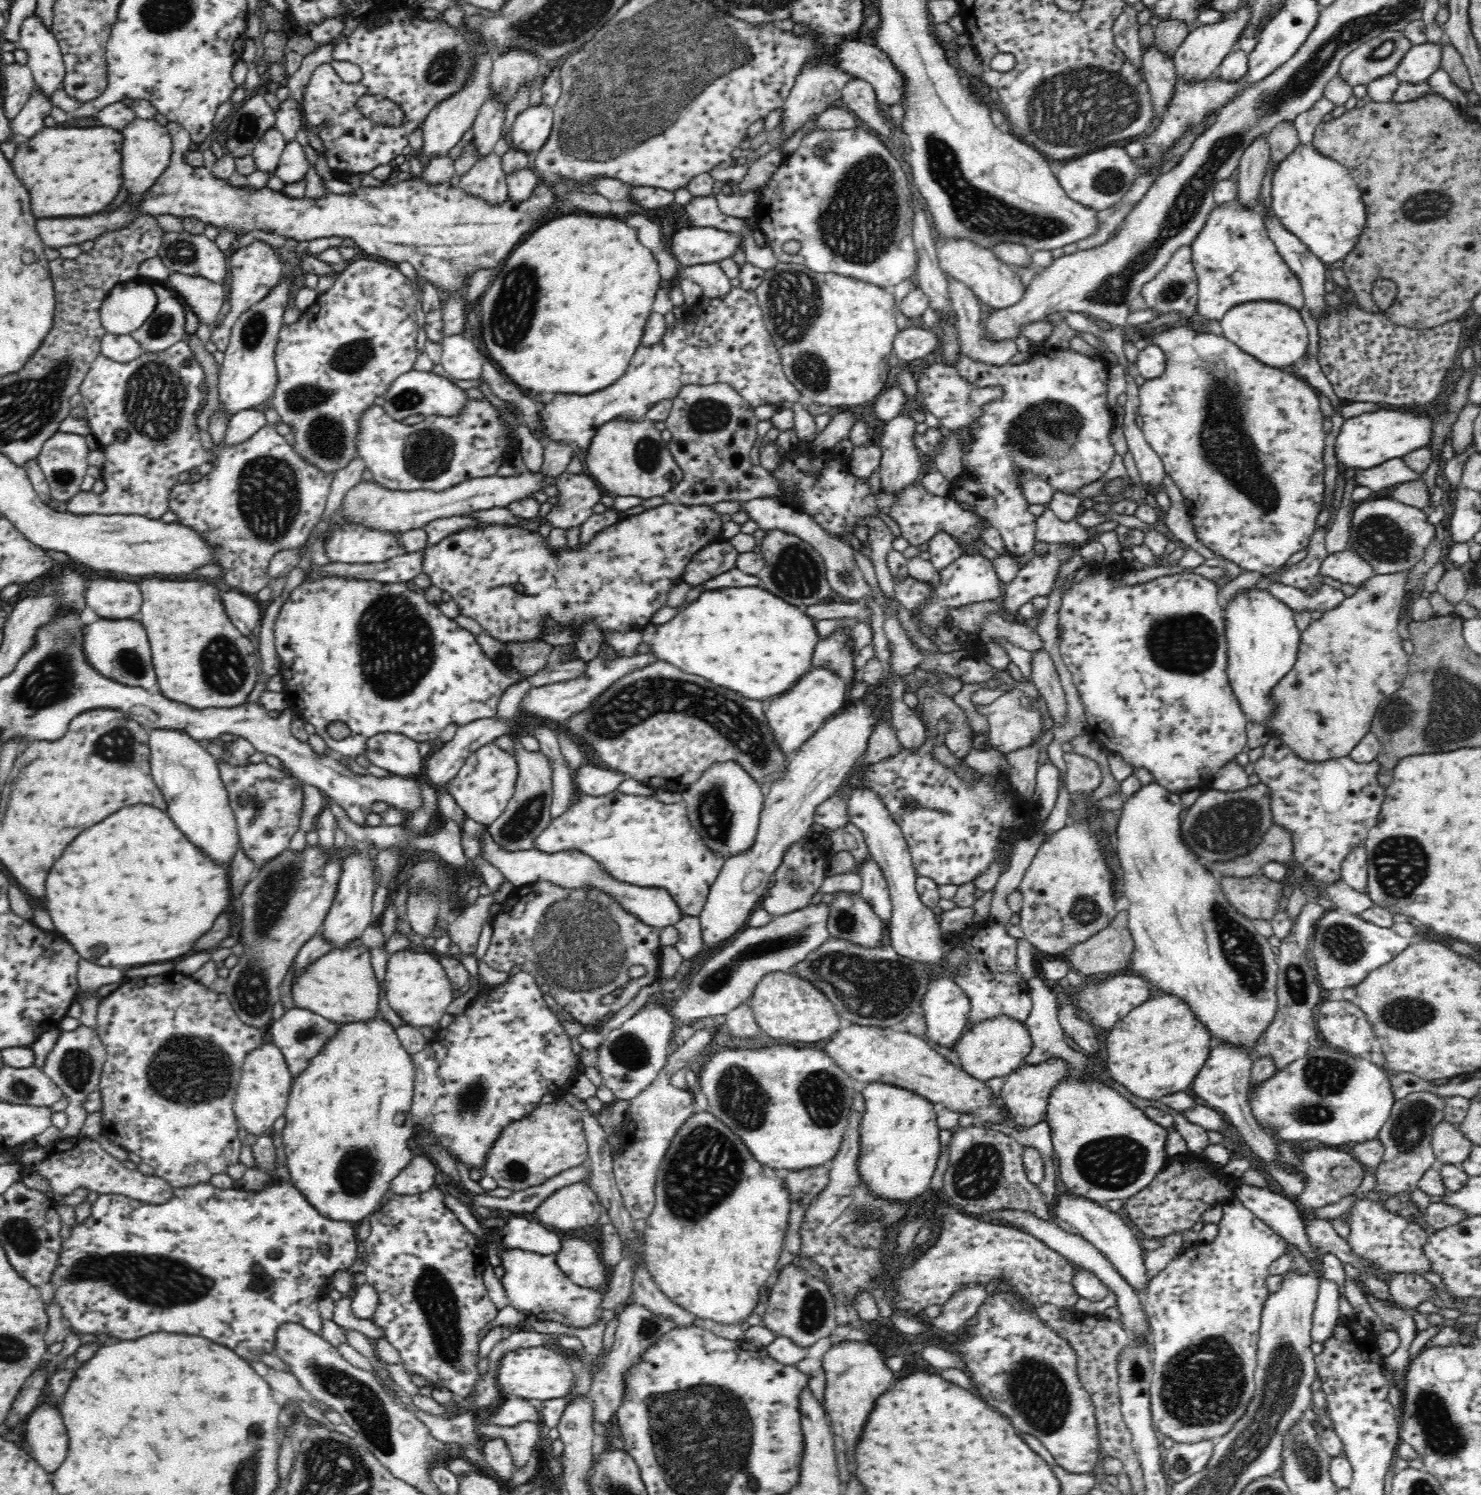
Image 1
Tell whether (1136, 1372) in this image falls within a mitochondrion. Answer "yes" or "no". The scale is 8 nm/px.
yes

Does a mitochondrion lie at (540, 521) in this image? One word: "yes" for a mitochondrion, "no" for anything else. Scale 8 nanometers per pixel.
no

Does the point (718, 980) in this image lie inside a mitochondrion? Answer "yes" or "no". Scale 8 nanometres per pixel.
yes

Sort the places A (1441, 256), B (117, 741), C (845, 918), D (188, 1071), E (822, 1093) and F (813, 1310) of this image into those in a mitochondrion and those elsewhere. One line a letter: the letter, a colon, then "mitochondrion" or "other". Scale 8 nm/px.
A: other
B: mitochondrion
C: mitochondrion
D: mitochondrion
E: mitochondrion
F: mitochondrion

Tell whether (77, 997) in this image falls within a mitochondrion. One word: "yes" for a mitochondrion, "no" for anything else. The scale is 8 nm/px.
no

